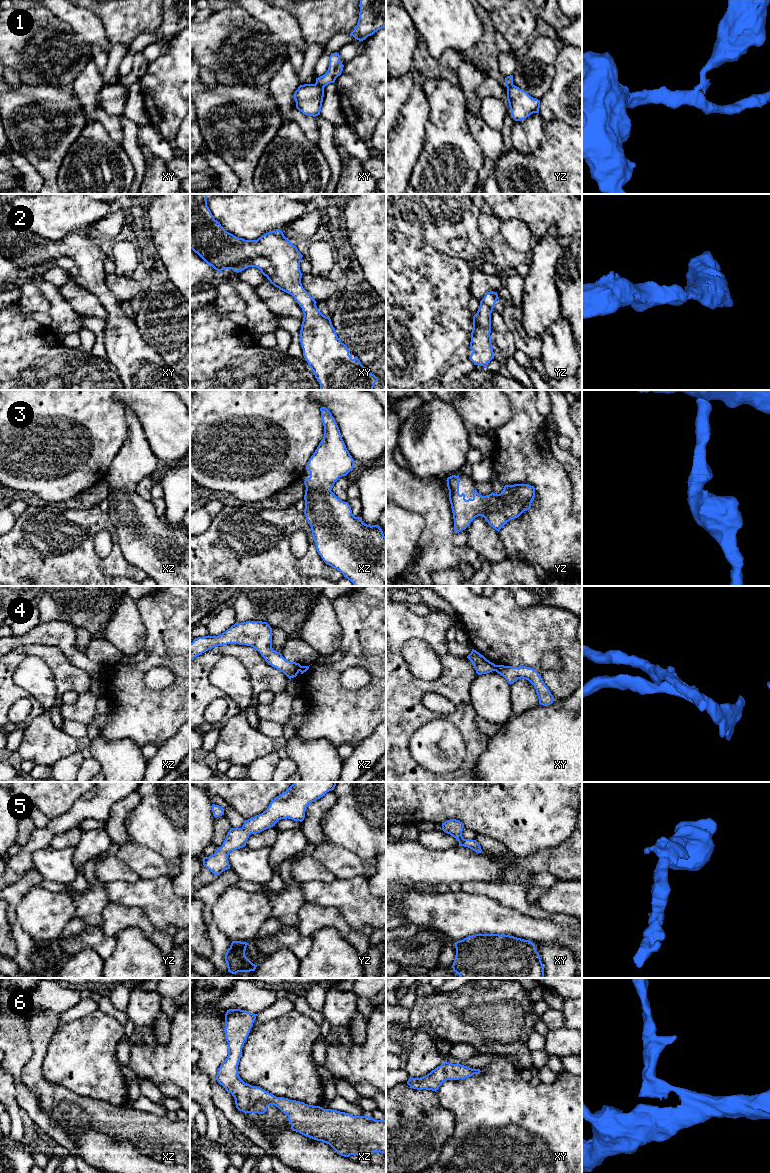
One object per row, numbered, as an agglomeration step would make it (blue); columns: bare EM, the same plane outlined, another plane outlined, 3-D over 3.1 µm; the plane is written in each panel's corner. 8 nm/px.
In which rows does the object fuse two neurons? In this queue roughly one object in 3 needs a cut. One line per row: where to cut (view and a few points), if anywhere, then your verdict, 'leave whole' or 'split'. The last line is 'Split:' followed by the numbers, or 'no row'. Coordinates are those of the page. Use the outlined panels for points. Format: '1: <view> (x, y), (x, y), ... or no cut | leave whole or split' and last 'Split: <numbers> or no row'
1: xy (315, 83), (323, 87) | split
2: no cut | leave whole
3: no cut | leave whole
4: xy (496, 665), (494, 670) | split
5: no cut | leave whole
6: no cut | leave whole
Split: 1, 4

